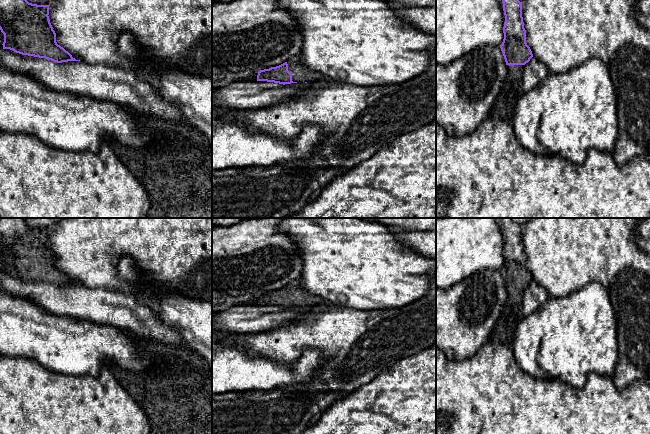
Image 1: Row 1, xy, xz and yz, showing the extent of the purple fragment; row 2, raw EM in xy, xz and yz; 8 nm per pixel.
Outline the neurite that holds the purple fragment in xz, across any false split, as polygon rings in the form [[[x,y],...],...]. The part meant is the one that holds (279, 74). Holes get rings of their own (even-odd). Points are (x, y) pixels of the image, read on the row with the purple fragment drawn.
[[[301,55],[290,58],[287,62],[269,69],[260,70],[257,81],[267,81],[279,84],[314,83],[326,81],[327,77],[310,70],[304,63]]]

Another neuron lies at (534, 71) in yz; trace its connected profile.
[[[534,56],[524,65],[522,84],[524,92],[534,88],[549,73],[548,67]]]

